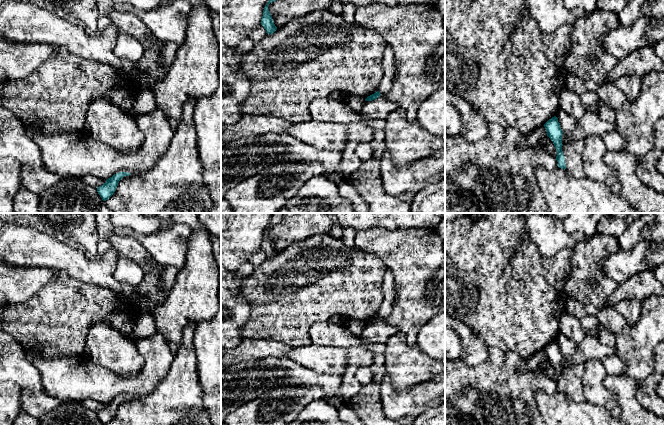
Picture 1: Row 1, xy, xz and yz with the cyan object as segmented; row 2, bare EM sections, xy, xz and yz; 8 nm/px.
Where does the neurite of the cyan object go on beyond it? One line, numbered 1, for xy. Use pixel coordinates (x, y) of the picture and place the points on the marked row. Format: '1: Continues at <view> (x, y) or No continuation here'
1: No continuation here

